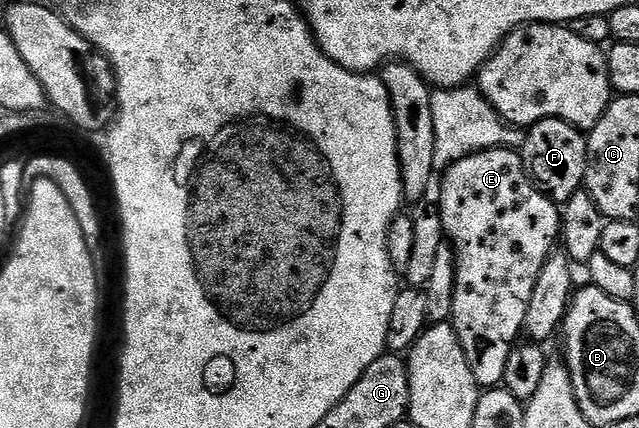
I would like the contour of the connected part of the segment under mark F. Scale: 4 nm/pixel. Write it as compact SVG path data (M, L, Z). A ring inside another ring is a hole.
M541 119L525 131L525 144L519 150L525 172L558 205L584 188L587 169L586 136L562 119Z

